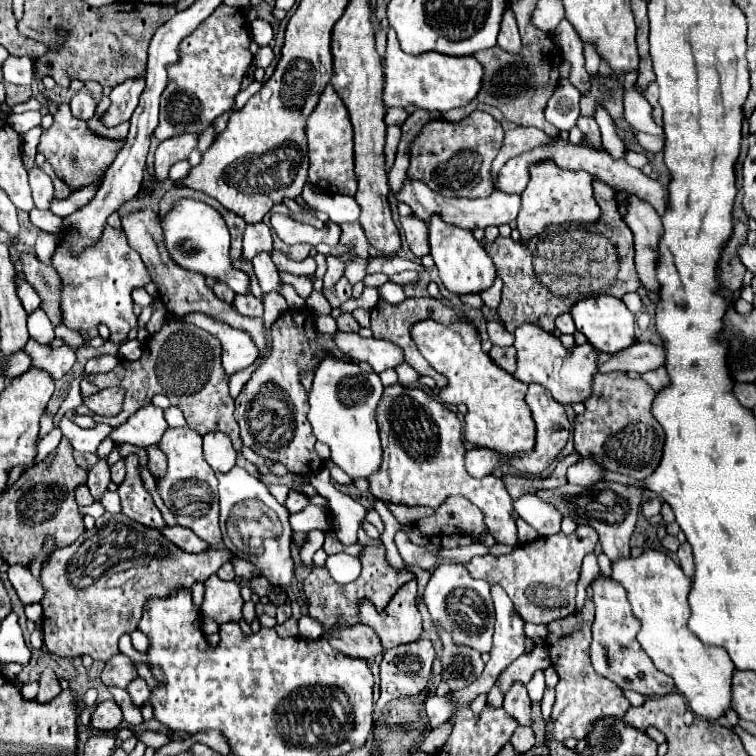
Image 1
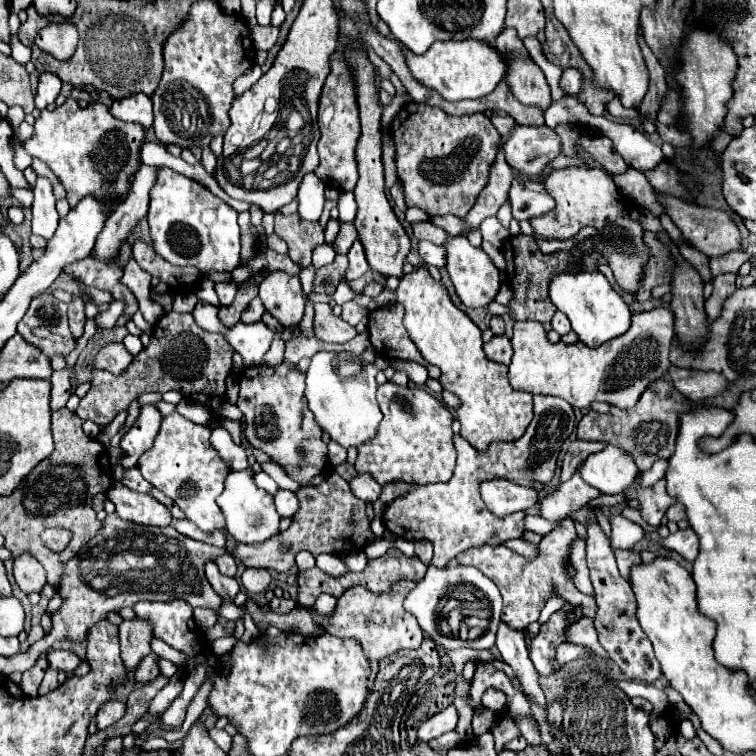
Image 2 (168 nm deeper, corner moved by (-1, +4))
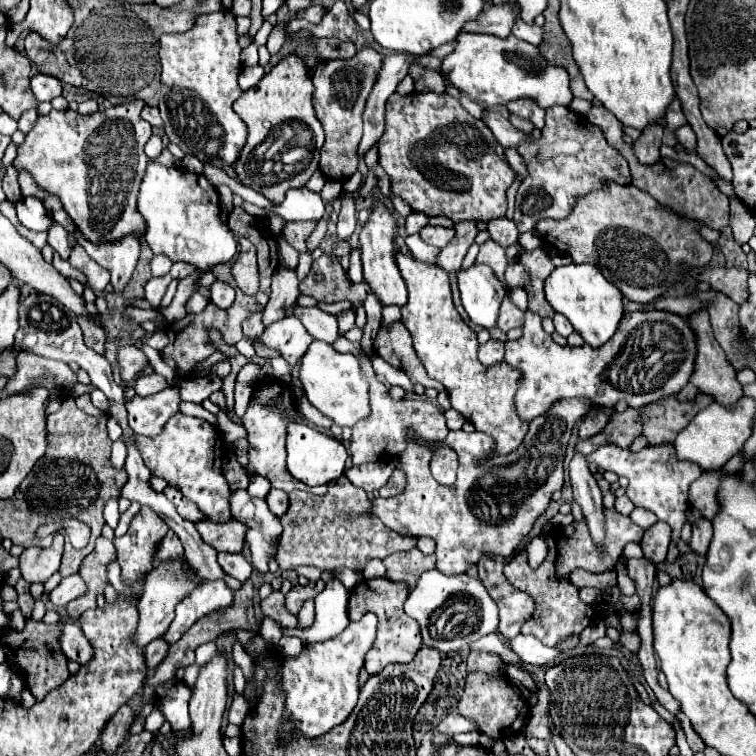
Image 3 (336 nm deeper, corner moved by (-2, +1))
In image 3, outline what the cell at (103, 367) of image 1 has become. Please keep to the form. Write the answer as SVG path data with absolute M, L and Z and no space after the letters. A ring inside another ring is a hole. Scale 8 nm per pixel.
M135 346L121 348L119 356L117 356L117 362L119 362L119 368L121 368L121 378L125 382L137 380L139 374L141 374L141 370L145 370L145 366L149 364L149 360L143 354L143 350L139 350Z

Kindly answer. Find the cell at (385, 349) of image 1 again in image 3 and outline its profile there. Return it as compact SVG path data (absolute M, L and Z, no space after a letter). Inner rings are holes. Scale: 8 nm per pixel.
M295 306L293 314L303 322L307 332L317 340L335 342L335 338L339 336L337 318L333 314L327 314L319 308L301 308L301 306Z

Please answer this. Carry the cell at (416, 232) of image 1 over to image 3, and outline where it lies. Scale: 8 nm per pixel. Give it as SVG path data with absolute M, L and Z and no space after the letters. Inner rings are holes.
M425 226L419 236L431 244L431 246L437 246L437 248L443 248L451 242L451 238L455 236L455 228L443 228L443 226Z

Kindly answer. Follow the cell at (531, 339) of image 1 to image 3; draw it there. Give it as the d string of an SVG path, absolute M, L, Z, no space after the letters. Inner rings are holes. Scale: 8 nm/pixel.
M629 306L613 338L609 338L609 342L605 342L599 348L593 348L589 344L583 344L579 348L555 344L553 338L541 328L541 316L529 310L525 314L523 336L519 340L505 342L505 360L523 372L523 380L517 390L515 404L517 404L517 416L525 422L531 422L533 418L545 414L553 406L553 402L565 398L585 396L603 408L613 408L619 400L627 400L629 406L643 406L667 396L675 396L689 382L695 366L695 356L697 356L697 336L689 326L689 318L671 312L643 310L643 308L629 312Z

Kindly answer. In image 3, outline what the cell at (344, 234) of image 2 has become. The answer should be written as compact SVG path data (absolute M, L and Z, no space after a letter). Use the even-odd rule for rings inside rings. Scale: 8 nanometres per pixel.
M341 192L341 212L339 212L339 222L337 222L337 234L343 240L349 240L355 224L357 224L357 214L355 214L355 198L351 192Z

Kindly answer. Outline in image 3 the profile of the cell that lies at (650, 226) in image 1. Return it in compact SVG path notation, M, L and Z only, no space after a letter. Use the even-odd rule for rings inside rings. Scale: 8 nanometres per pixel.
M701 310L699 314L691 316L689 318L691 326L695 328L695 334L697 334L697 344L699 344L699 354L697 354L697 362L695 362L695 372L691 376L691 382L703 392L703 394L709 394L717 404L729 408L729 406L735 406L741 396L743 396L743 386L737 382L735 378L735 370L733 366L729 364L729 360L725 358L725 352L721 350L721 346L717 344L717 340L713 338L713 330L709 326L709 314L707 310Z

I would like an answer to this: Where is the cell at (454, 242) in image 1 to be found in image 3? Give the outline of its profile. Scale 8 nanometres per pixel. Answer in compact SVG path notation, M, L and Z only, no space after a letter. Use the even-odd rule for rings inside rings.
M473 266L457 272L461 302L471 322L481 328L495 328L499 306L505 298L505 286L497 280L489 266Z

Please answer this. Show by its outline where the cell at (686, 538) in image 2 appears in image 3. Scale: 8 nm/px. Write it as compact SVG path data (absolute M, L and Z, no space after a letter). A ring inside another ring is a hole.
M699 518L697 522L693 522L693 536L691 536L689 546L695 552L705 554L707 548L709 548L709 544L711 544L711 538L713 538L713 524L711 524L711 520Z

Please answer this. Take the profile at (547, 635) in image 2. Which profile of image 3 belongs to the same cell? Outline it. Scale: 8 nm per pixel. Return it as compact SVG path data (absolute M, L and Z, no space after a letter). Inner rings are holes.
M603 508L605 514L605 540L601 546L595 544L595 540L589 534L585 518L581 522L571 522L569 526L561 526L551 534L545 534L547 544L547 556L541 562L539 568L531 568L527 562L527 552L521 550L517 556L505 566L503 574L505 578L521 592L527 592L533 596L535 604L541 608L541 614L537 618L529 618L523 628L529 628L529 632L539 638L545 646L555 646L559 640L565 640L569 634L583 632L589 624L593 624L599 616L599 604L585 604L579 598L579 588L575 588L569 580L569 574L577 568L587 572L605 572L615 568L617 560L623 554L625 544L629 542L641 542L643 528L633 524L629 516L619 514L615 508Z

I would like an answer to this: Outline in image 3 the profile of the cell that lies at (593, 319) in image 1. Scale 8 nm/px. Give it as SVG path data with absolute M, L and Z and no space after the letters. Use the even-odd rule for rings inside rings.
M589 264L557 266L545 280L545 296L555 312L563 314L575 332L579 332L591 346L605 344L617 330L617 322L623 314L623 294L605 280L605 276Z

